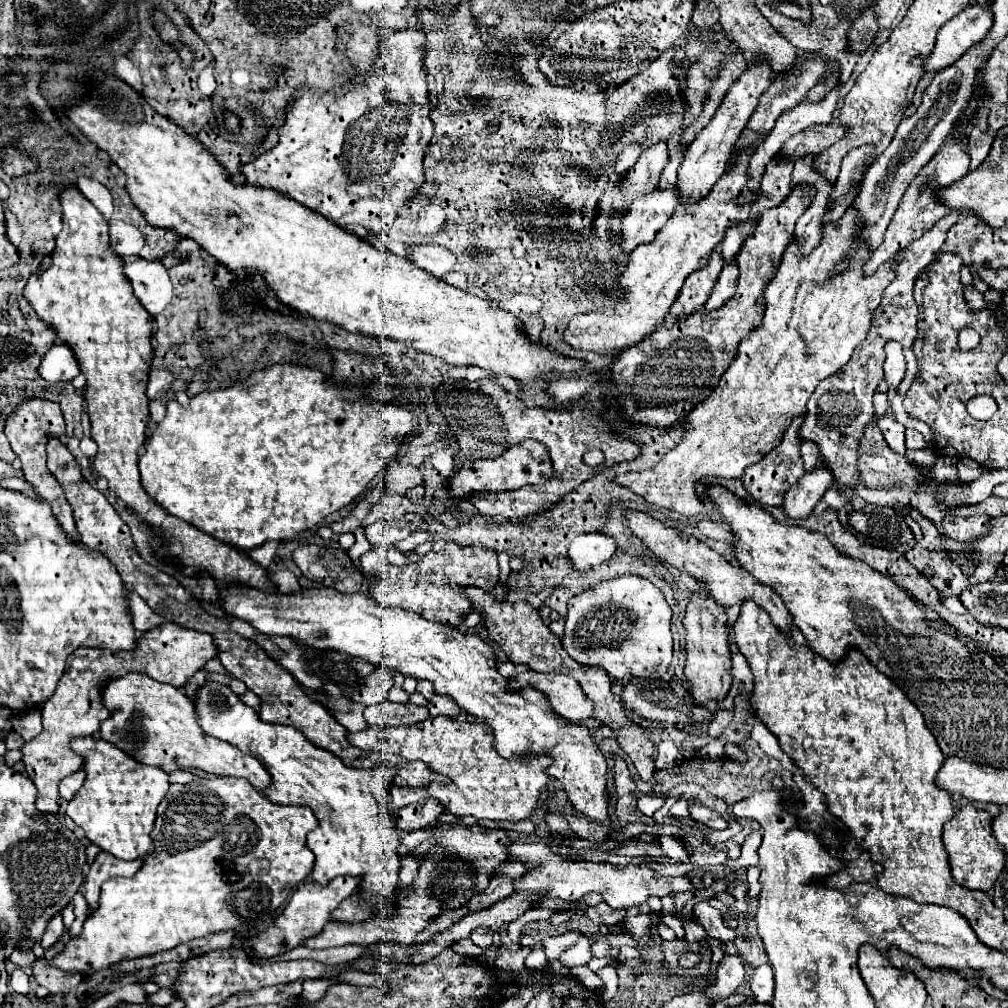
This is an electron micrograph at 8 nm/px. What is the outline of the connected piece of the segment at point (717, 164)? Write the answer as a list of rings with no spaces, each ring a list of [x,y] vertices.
[[[766,62],[750,64],[748,70],[726,92],[724,102],[716,110],[710,124],[688,146],[688,150],[684,154],[684,162],[678,168],[678,182],[676,182],[676,186],[680,186],[680,198],[686,204],[692,204],[692,202],[698,202],[700,198],[704,198],[704,194],[708,194],[708,190],[712,190],[712,186],[718,182],[720,174],[724,174],[724,168],[726,168],[726,162],[730,160],[736,138],[742,134],[744,126],[748,124],[748,118],[752,116],[752,112],[758,106],[758,100],[760,100],[762,92],[770,84],[772,84],[770,66]]]

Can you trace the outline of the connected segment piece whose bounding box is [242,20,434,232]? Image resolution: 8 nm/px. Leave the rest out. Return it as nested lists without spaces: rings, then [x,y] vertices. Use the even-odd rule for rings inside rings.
[[[416,20],[414,26],[382,36],[380,56],[376,58],[378,64],[372,64],[366,78],[348,80],[344,94],[332,96],[330,92],[322,94],[310,86],[298,88],[288,104],[286,124],[278,130],[278,146],[242,168],[246,182],[284,192],[302,206],[322,212],[322,216],[338,226],[360,224],[374,232],[390,230],[398,218],[398,210],[408,198],[418,194],[424,182],[422,160],[434,134],[424,76],[424,46],[426,36],[422,32],[422,22]]]

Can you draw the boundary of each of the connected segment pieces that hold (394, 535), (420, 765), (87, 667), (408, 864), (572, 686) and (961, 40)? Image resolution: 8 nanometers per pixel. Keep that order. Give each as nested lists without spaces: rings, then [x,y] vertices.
[[[376,522],[372,526],[366,526],[366,538],[368,538],[368,542],[372,546],[388,546],[388,544],[394,544],[398,540],[404,540],[410,532],[412,532],[410,528],[390,526],[386,522]]]
[[[400,758],[396,784],[400,788],[424,788],[430,782],[442,782],[440,774],[434,774],[424,762],[408,762]]]
[[[166,622],[150,632],[146,632],[136,650],[132,652],[112,652],[98,648],[82,648],[68,656],[64,674],[58,682],[52,698],[42,706],[44,730],[22,748],[24,770],[30,776],[38,791],[36,807],[40,812],[55,813],[59,809],[58,783],[64,776],[74,774],[82,768],[84,758],[72,752],[72,738],[92,736],[100,730],[100,724],[112,714],[102,704],[102,690],[110,680],[116,680],[128,672],[148,674],[156,682],[170,684],[174,688],[186,686],[186,682],[204,668],[204,664],[216,656],[216,646],[210,634],[182,628],[178,624]]]
[[[406,854],[406,856],[402,858],[400,888],[408,886],[408,884],[410,884],[410,882],[416,878],[416,874],[418,874],[418,862],[420,862],[420,858],[414,858],[414,856],[410,856],[410,854]]]
[[[528,672],[508,682],[510,690],[520,690],[520,686],[532,686],[542,694],[546,694],[552,710],[570,722],[586,720],[592,714],[594,704],[584,696],[580,684],[572,676],[566,674],[550,676],[550,674]]]
[[[978,4],[964,8],[950,22],[940,28],[936,38],[936,46],[924,62],[924,74],[940,72],[952,66],[970,46],[980,42],[984,34],[988,34],[994,18],[990,8],[982,8]]]

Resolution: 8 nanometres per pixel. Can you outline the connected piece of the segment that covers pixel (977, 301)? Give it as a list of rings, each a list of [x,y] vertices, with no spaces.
[[[966,288],[964,290],[964,298],[966,298],[966,302],[970,304],[970,308],[974,308],[974,310],[980,310],[980,308],[984,308],[984,296],[976,290],[976,288]]]

